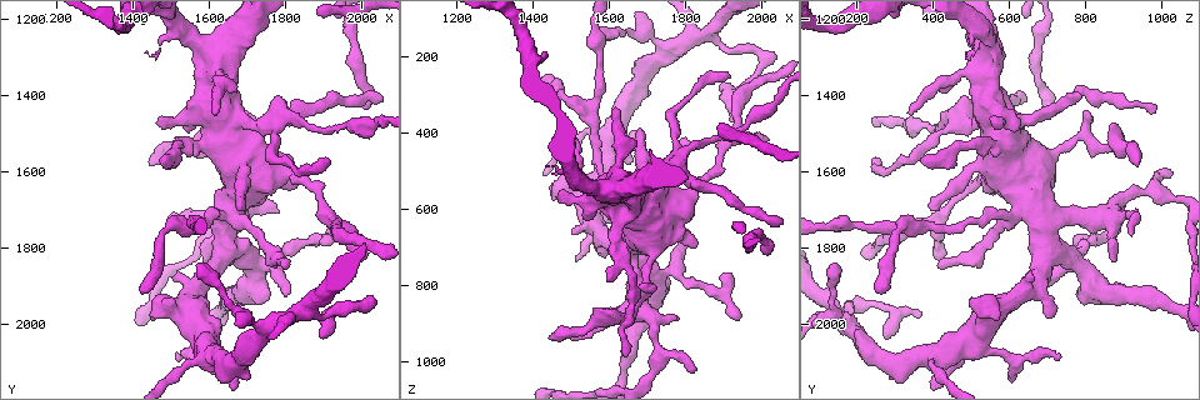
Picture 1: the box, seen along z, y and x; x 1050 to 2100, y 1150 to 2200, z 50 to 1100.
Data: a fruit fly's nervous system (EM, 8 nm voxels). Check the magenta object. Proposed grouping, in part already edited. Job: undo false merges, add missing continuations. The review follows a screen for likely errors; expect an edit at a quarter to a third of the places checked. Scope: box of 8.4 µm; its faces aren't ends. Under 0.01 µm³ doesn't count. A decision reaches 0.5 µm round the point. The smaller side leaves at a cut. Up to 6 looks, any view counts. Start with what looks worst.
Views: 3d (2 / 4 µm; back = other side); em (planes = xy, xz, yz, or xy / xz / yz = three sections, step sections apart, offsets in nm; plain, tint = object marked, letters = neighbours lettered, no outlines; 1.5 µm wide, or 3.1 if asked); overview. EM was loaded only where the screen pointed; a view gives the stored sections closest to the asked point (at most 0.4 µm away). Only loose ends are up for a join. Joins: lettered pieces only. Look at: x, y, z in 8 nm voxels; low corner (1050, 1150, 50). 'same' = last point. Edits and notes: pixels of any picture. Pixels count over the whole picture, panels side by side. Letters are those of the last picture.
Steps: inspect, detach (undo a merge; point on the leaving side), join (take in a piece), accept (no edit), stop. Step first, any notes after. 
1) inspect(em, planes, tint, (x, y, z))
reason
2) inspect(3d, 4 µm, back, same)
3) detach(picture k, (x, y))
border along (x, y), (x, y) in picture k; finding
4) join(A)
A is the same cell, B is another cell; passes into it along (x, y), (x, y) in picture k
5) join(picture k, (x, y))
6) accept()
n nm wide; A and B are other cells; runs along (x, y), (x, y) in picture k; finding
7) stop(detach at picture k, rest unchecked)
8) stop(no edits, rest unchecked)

inspect(em, planes, tint, (1645, 1935, 135))
a narrow waist

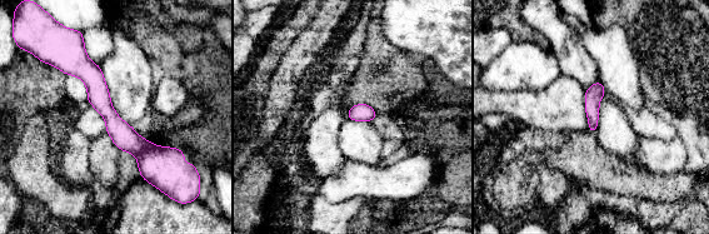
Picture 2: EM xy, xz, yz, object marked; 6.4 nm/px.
inspect(em, planes, letters, same)

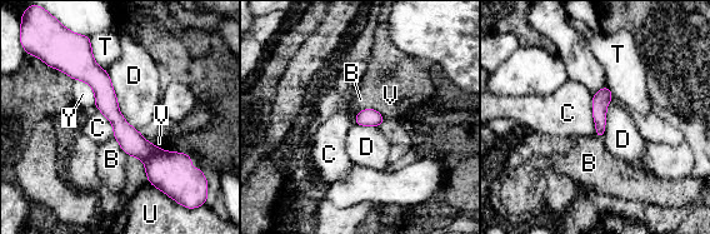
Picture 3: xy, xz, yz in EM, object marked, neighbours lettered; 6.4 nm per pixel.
accept()
B, C, D, T, U, V and Y are other cells; runs along (81, 56), (159, 184) in picture 3; all the same neuron

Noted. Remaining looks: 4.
inspect(3d, 2 µm, (1910, 1570, 245))

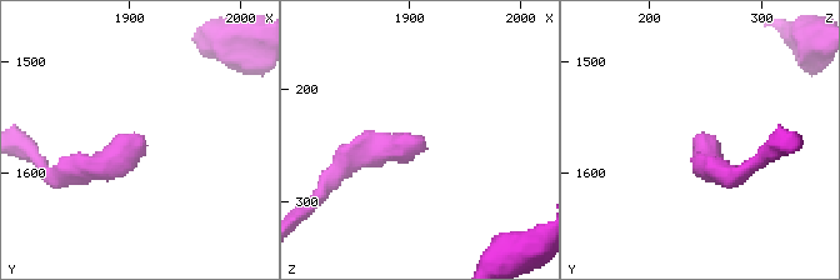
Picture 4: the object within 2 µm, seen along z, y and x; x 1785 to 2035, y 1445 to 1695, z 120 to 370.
inspect(em, yz, step 8, tint, (1912, 1566, 246))

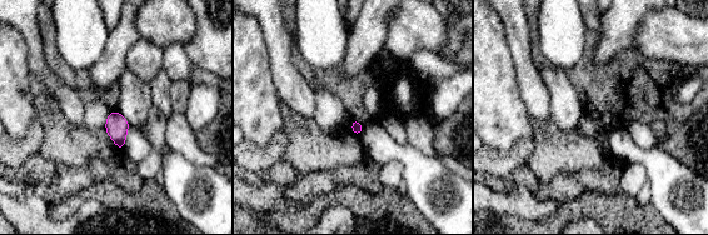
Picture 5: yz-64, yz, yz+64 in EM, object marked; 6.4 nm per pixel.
inspect(em, yz, step 8, letters, same)
what lies round it

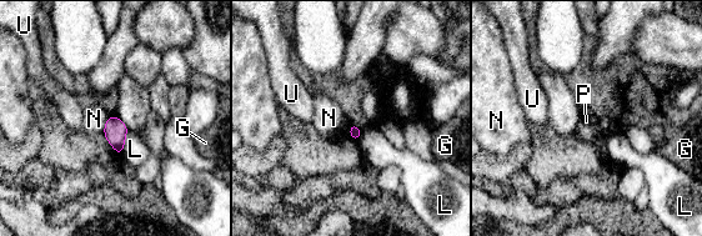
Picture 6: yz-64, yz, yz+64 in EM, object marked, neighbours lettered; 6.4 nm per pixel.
accept()
G, L, N, P and U are other cells; border along (109, 116), (103, 131) in picture 6; no lettered piece goes on from it

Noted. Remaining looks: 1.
stop(no edits, rest unchecked)

